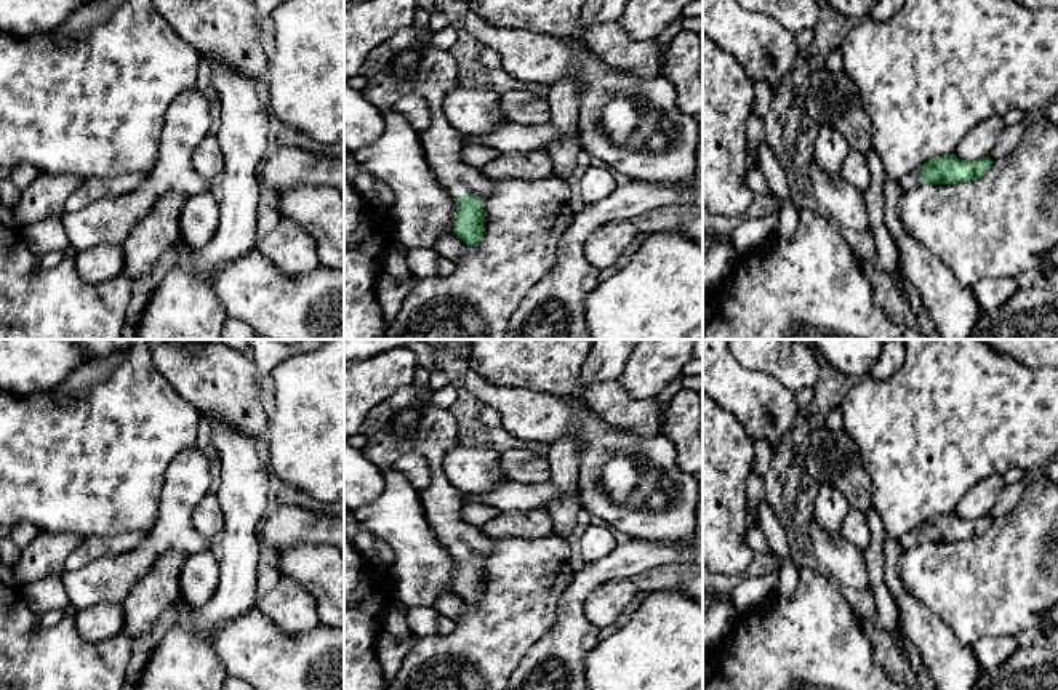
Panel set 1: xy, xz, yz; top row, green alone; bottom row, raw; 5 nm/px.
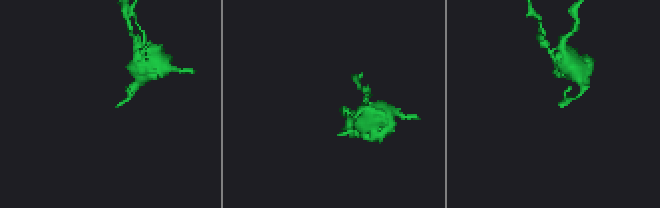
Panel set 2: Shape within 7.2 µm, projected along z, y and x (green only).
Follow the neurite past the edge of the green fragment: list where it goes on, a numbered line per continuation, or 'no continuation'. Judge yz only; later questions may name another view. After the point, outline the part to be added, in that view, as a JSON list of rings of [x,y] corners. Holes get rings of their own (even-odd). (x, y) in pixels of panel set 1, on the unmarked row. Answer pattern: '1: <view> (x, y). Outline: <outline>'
1: yz (911, 538). Outline: [[[920,530],[908,532],[898,538],[898,543],[903,548],[903,551],[914,548],[920,541],[922,541],[922,532]]]

